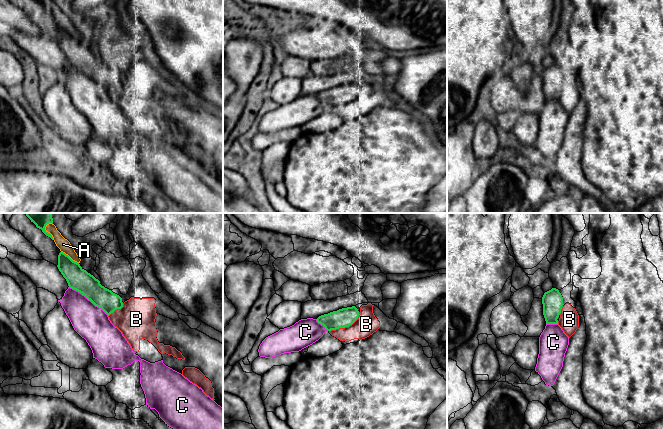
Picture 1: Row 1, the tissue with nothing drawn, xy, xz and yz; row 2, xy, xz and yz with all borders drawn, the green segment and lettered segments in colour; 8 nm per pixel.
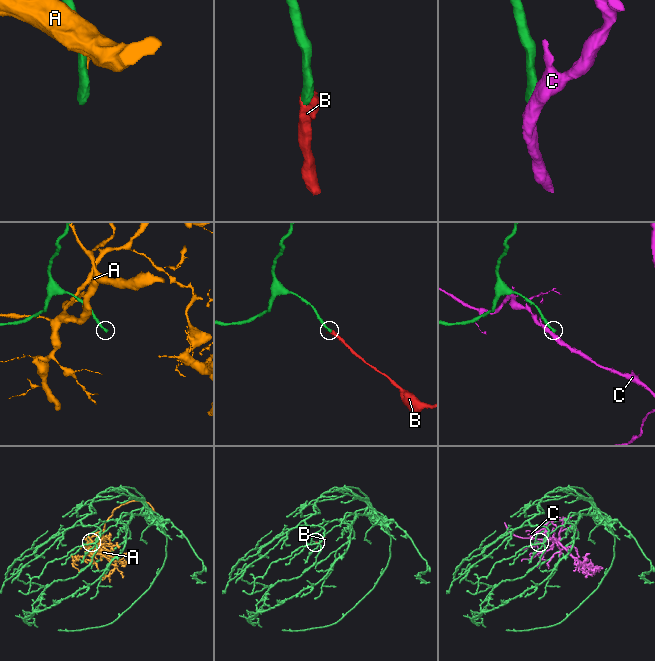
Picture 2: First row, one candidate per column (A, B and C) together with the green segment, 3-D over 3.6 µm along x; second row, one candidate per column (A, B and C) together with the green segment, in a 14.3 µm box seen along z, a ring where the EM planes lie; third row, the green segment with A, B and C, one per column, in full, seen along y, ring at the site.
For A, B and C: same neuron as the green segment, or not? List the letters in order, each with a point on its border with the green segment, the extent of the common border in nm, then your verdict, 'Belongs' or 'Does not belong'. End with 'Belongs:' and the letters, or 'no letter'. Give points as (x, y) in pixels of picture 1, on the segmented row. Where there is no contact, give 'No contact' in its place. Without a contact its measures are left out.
A: Touches green at xy (47, 232). Shared border 150 nm. Does not belong
B: Touches green at xz (346, 326). Shared border 300 nm. Belongs
C: Touches green at xy (89, 299). Shared border 400 nm. Does not belong
Belongs: B

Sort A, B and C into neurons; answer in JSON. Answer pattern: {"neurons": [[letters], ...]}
{"neurons": [["A"], ["B"], ["C"]]}

